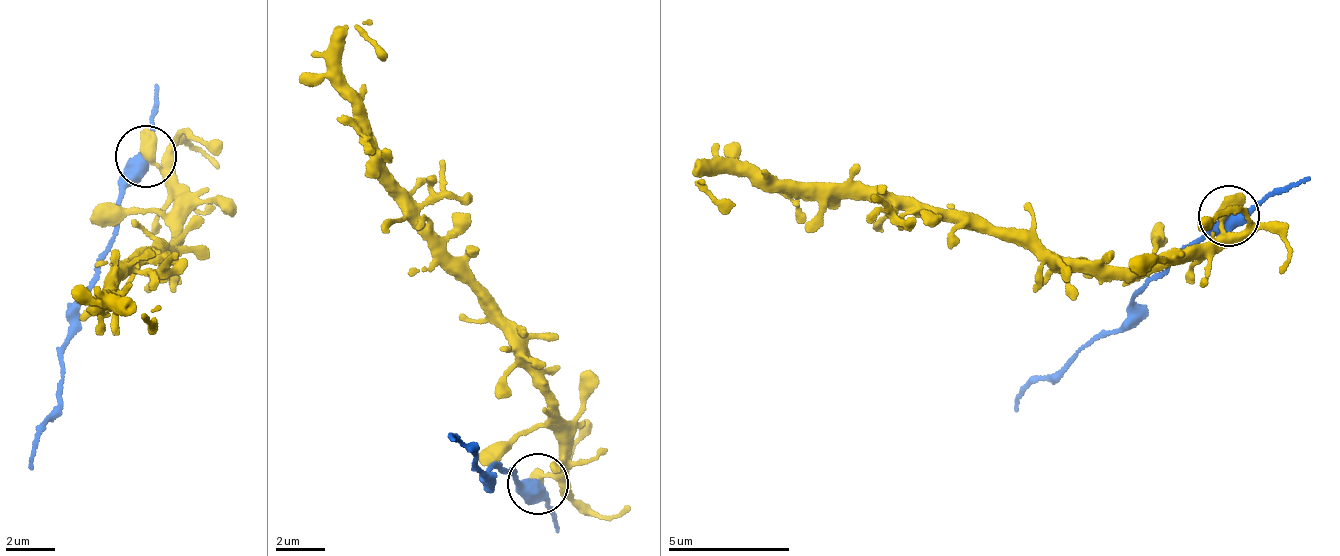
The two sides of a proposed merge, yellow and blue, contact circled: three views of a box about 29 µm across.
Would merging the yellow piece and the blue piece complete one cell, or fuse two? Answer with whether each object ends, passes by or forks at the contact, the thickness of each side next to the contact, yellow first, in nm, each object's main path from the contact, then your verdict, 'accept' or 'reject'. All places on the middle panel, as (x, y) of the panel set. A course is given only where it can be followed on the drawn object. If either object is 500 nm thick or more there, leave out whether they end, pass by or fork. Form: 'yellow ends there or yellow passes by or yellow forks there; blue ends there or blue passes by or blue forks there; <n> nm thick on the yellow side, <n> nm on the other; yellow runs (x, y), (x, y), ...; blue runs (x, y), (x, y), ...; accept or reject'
600 nm thick on the yellow side, 480 nm on the other; yellow runs (535, 481), (559, 468), (544, 371), (395, 183), (341, 73), (344, 36), (358, 30), (387, 62); blue runs (535, 481), (530, 489), (502, 464), (496, 478), (455, 436), (454, 442); accept

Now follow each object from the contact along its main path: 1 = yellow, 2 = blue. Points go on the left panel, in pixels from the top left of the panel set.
1: (144, 155), (184, 199), (173, 224), (183, 242), (178, 256), (162, 251), (118, 282), (111, 305), (155, 321)
2: (144, 155), (133, 174), (30, 470)

